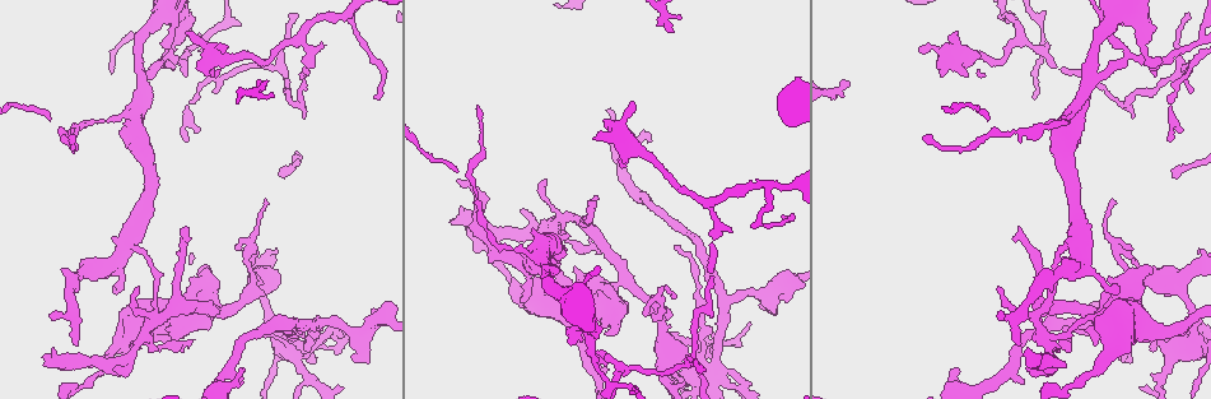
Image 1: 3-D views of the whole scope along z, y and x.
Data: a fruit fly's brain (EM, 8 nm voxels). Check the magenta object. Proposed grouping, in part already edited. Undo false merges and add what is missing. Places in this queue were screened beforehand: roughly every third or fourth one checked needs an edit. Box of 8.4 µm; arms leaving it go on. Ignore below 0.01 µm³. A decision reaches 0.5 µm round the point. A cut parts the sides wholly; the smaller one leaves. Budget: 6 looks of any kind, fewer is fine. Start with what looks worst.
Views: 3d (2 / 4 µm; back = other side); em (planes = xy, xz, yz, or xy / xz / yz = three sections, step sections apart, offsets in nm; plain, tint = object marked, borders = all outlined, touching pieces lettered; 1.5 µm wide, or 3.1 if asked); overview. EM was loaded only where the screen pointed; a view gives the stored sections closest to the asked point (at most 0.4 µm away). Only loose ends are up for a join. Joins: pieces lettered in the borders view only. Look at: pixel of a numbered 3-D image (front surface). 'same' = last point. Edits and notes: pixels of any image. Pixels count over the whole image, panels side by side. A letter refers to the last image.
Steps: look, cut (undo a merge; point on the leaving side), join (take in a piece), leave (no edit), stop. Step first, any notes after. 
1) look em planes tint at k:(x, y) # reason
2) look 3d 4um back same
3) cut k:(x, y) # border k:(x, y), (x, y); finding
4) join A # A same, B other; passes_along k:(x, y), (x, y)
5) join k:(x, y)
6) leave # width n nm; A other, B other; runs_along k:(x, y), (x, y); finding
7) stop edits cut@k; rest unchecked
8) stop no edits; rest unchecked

look em planes borders at 1:(1175, 287) # a fork

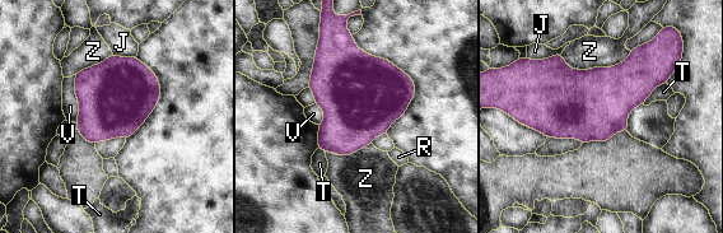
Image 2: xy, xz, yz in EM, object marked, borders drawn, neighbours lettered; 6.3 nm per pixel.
leave # longest_contact Z 460 nm; J other, R other, T other, V other, Z other; all the same cell

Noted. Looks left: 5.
look em xy step 8 borders at 1:(377, 96) # long arm stops here

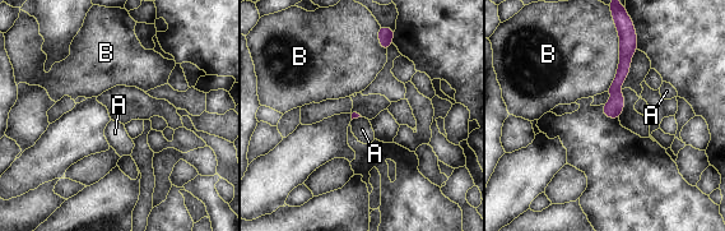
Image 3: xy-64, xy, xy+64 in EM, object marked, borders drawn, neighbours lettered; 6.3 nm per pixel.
look em planes borders same # another direction

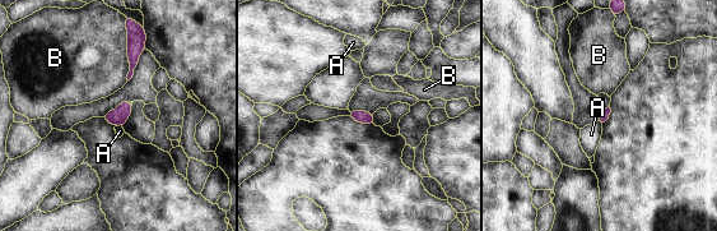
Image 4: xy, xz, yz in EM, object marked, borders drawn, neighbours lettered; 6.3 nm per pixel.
leave # longest_contact B 320 nm; A other, B other; border 4:(597, 120), (601, 125); no lettered piece goes on from it

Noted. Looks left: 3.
look em xy step 8 borders at 1:(280, 67) # arms part here

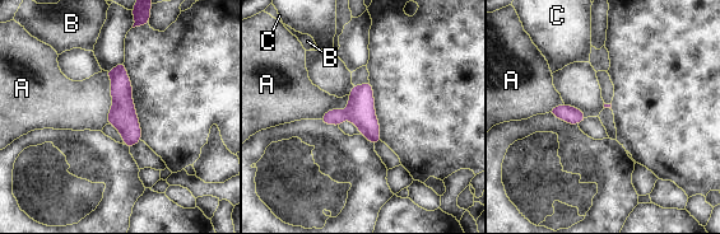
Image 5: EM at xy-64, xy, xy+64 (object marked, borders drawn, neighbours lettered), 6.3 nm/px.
look em planes borders same

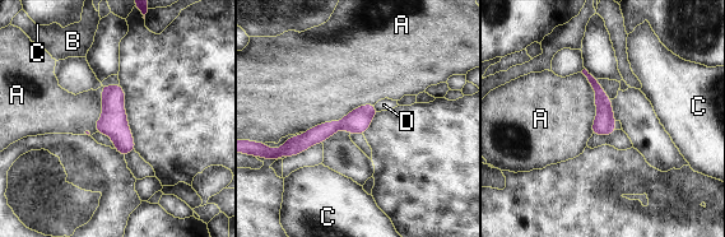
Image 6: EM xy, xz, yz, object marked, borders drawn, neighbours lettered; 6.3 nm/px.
leave # width 140 nm; A other, B other, C other, D other; runs_along 6:(372, 111), (287, 148); all the same cell

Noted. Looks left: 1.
stop no edits; rest unchecked

